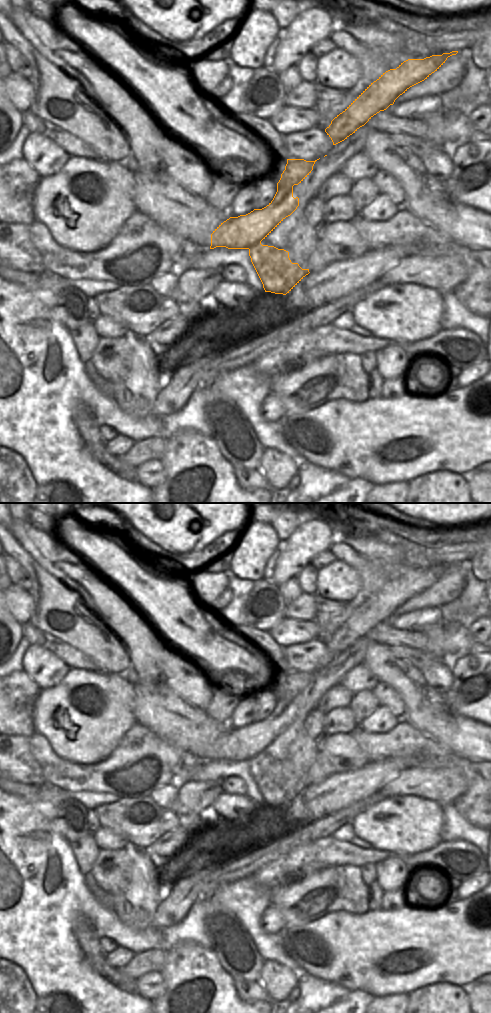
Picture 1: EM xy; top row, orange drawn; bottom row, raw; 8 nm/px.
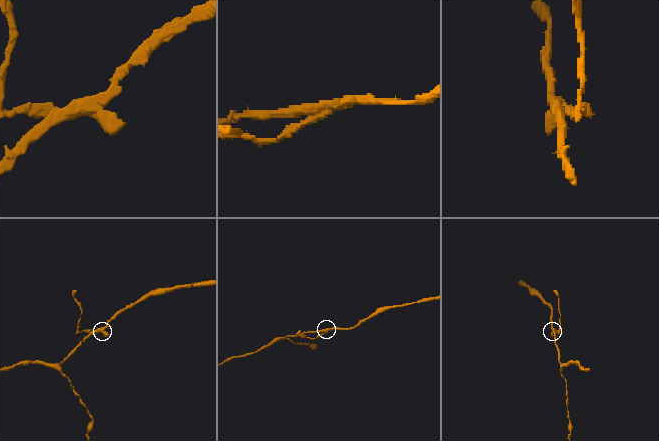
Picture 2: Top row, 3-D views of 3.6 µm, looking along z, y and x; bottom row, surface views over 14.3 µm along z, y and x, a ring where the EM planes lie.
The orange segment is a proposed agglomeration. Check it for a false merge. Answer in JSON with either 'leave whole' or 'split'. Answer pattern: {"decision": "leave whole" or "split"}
{"decision": "split"}

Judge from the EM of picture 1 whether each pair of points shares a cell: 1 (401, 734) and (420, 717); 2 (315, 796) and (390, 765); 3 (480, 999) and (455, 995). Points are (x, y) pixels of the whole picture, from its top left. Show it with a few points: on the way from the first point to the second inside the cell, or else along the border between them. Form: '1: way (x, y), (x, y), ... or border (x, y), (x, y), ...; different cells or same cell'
1: border (403, 703), (406, 718), (424, 734), (432, 736); different cells
2: way (334, 793), (356, 786), (371, 778); same cell
3: border (465, 988), (469, 1002); different cells

